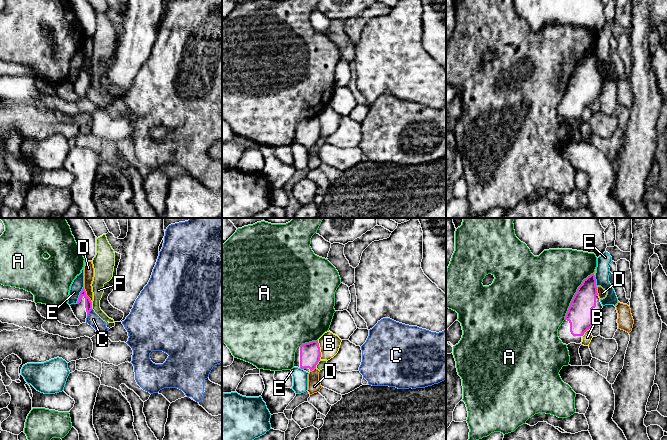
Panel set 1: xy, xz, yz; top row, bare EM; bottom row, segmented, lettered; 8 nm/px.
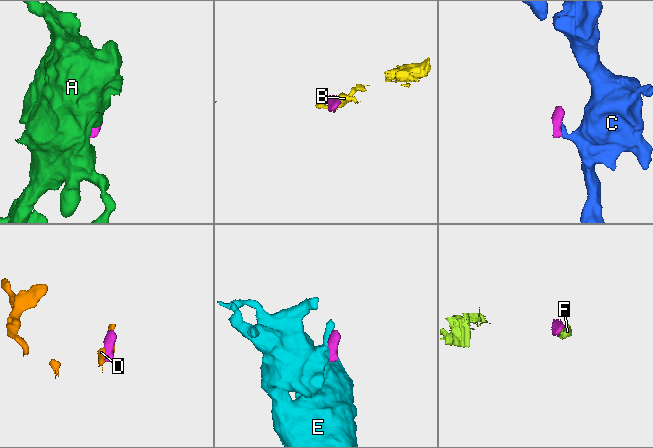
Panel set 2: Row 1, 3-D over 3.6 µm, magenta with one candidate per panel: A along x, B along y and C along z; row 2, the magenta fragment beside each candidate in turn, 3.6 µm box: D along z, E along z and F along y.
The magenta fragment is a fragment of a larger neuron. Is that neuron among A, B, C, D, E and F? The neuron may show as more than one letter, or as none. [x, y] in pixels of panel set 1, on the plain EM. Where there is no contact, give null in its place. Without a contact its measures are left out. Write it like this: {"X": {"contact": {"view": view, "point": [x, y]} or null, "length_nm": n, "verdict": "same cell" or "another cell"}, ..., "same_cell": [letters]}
{"A": {"contact": {"view": "yz", "point": [574, 71]}, "length_nm": 440, "verdict": "another cell"}, "B": {"contact": {"view": "xz", "point": [319, 126]}, "length_nm": 150, "verdict": "another cell"}, "C": {"contact": {"view": "xy", "point": [89, 87]}, "length_nm": 70, "verdict": "another cell"}, "D": {"contact": {"view": "xy", "point": [86, 71]}, "length_nm": 140, "verdict": "another cell"}, "E": {"contact": {"view": "xy", "point": [79, 71]}, "length_nm": 160, "verdict": "another cell"}, "F": {"contact": {"view": "xz", "point": [317, 139]}, "length_nm": 80, "verdict": "another cell"}, "same_cell": []}

